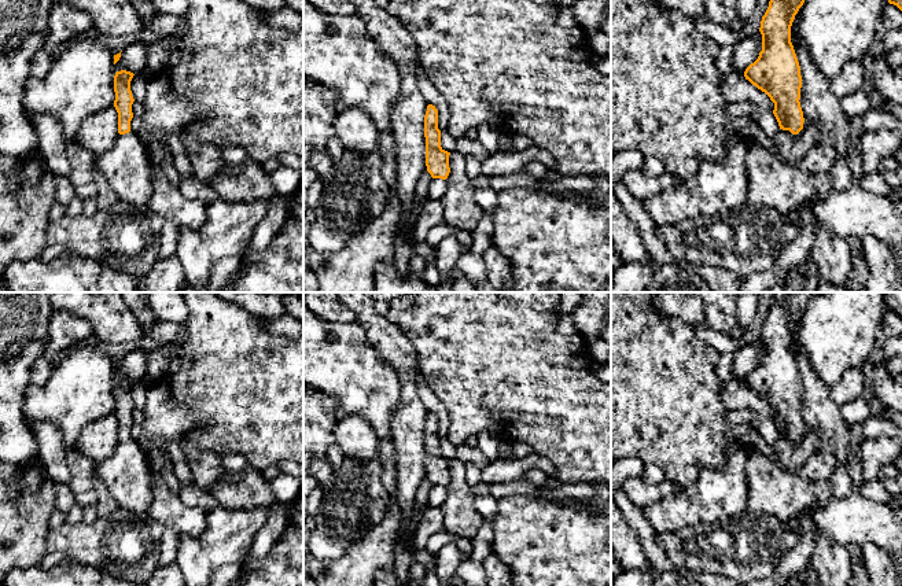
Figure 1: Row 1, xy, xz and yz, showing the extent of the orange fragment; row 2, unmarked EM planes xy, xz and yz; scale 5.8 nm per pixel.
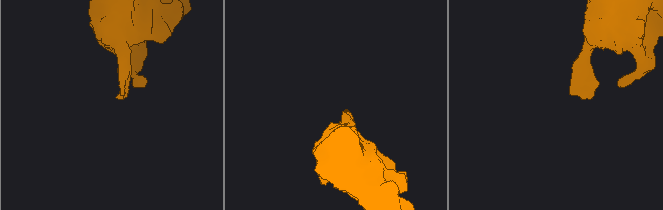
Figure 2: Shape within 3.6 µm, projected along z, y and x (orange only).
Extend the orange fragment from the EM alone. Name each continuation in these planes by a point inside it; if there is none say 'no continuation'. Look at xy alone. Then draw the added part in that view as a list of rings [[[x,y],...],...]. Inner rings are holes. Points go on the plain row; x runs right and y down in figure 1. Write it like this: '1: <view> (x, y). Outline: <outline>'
1: xy (126, 474). Outline: [[[132,438],[118,442],[115,452],[95,469],[97,483],[103,483],[106,489],[118,501],[119,509],[129,511],[136,515],[146,515],[152,500],[152,471],[147,461],[147,456]]]

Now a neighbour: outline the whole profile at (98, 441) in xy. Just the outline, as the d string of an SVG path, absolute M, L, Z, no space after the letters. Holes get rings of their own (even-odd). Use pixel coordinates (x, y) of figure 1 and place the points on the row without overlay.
M110 413L84 427L74 449L99 465L114 454L118 442L118 420Z

